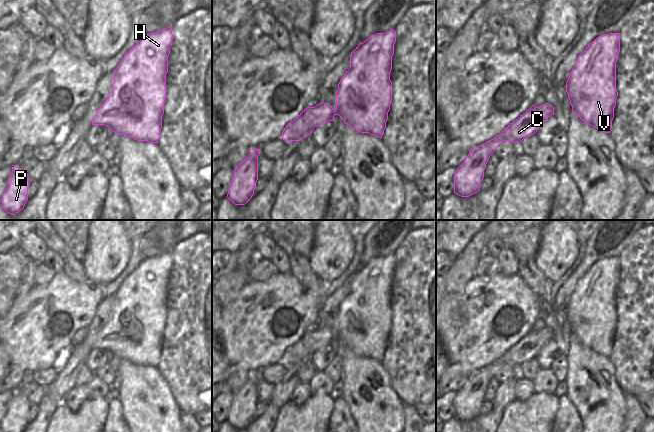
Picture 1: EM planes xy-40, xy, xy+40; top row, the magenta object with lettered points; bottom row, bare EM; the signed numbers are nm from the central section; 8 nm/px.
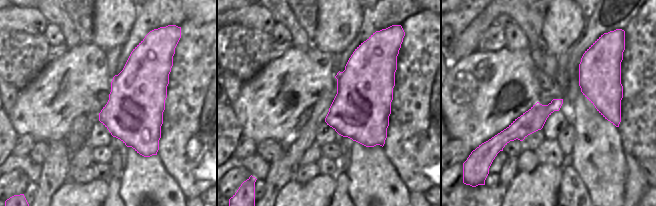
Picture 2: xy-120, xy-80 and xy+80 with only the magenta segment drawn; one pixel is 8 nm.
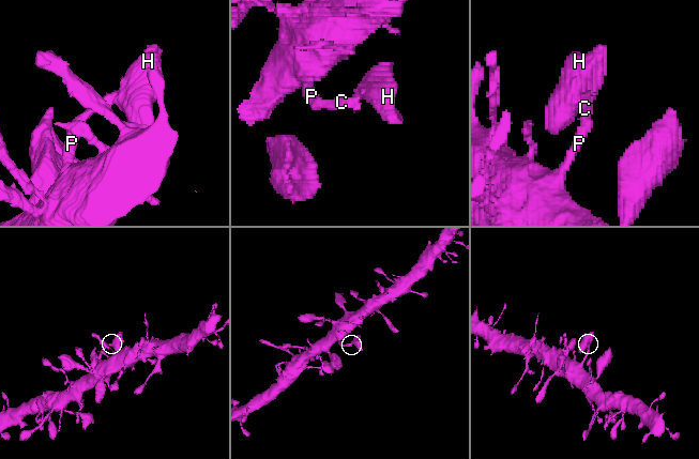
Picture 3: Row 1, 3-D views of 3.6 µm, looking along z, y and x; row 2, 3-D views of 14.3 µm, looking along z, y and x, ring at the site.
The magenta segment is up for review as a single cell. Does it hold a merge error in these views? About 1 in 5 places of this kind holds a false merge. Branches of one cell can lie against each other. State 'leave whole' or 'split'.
leave whole

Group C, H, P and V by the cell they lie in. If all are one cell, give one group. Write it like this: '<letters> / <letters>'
C H P V

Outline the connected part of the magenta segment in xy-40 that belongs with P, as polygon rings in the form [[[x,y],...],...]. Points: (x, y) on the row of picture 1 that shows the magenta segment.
[[[12,167],[8,186],[0,199],[0,205],[9,214],[15,215],[21,211],[28,200],[28,188],[32,180],[19,167]]]

